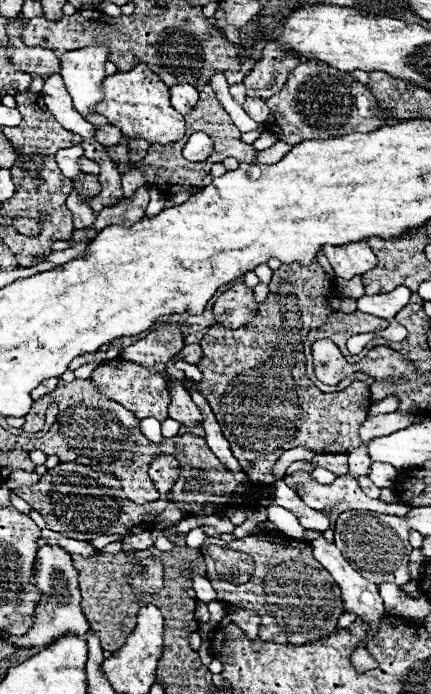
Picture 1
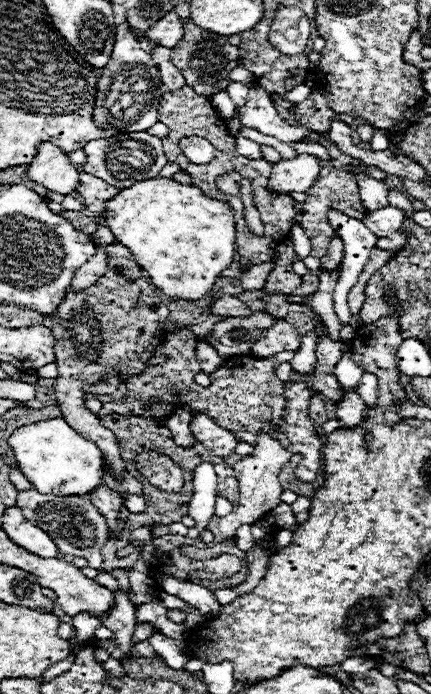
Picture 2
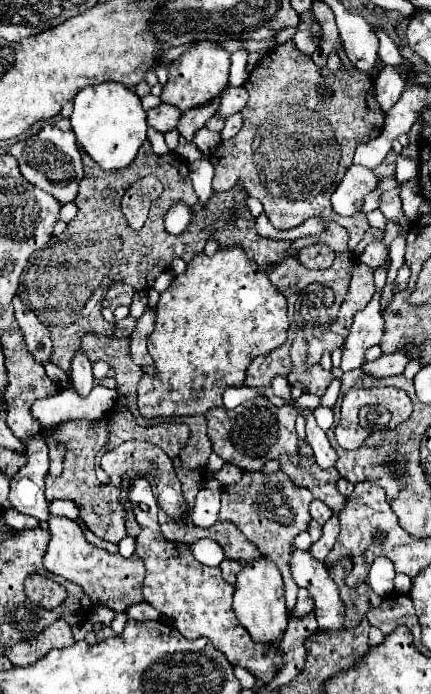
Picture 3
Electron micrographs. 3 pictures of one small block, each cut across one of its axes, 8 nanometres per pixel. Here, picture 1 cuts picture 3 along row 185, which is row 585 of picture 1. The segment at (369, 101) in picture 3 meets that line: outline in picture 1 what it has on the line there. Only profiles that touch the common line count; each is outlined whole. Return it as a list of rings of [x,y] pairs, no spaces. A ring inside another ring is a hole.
[[[274,532],[272,536],[264,534],[250,535],[242,539],[236,539],[227,543],[216,536],[206,538],[201,548],[202,556],[208,570],[208,578],[216,590],[216,600],[234,604],[234,608],[246,608],[260,616],[260,632],[258,636],[268,642],[276,644],[288,644],[294,634],[306,634],[312,636],[314,642],[322,640],[338,628],[338,618],[344,614],[340,608],[340,588],[334,582],[334,578],[314,560],[310,544],[292,540],[284,534]],[[216,544],[227,549],[240,550],[250,554],[256,560],[256,570],[252,574],[252,582],[234,586],[232,582],[226,582],[214,568],[214,560],[208,556],[208,546]],[[268,604],[268,606],[266,606]],[[282,604],[282,606],[272,606]]]

